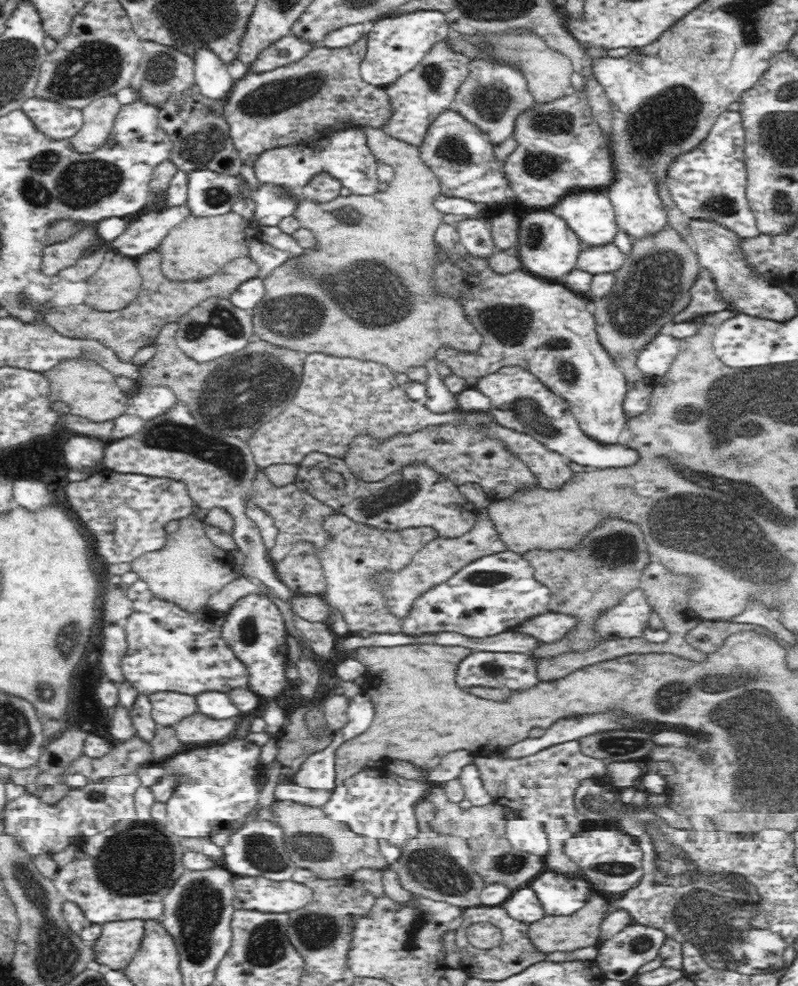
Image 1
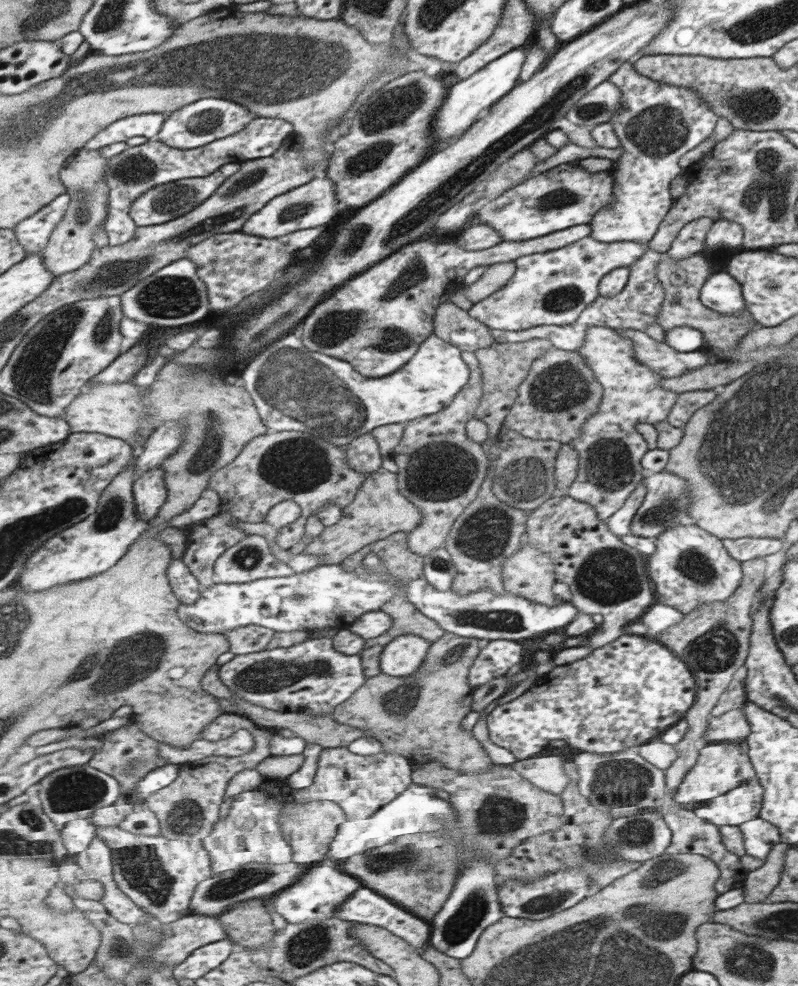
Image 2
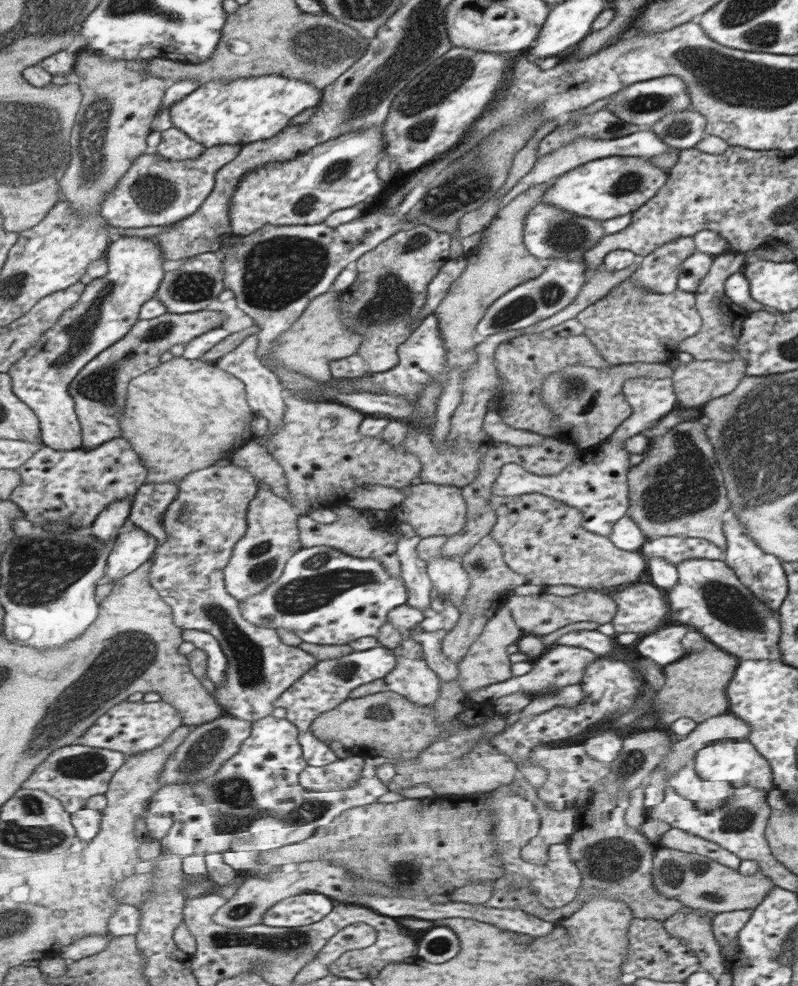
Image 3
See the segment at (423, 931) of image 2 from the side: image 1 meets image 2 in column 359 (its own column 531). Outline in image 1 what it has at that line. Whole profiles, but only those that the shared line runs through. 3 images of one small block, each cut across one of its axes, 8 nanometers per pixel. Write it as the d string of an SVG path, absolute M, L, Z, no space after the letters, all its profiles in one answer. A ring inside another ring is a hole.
M524 888L518 890L516 894L512 894L510 900L506 900L502 904L502 908L508 912L508 916L516 922L524 922L528 926L540 922L542 918L546 918L548 914L544 912L544 906L540 904L540 898L536 896L536 892L532 888Z

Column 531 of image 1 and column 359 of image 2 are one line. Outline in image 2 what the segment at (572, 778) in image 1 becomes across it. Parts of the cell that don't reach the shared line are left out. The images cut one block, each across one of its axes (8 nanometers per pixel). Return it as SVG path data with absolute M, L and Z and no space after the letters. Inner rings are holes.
M329 746L321 754L319 772L313 786L293 790L293 794L303 802L337 802L347 812L349 820L365 820L407 790L415 774L417 772L411 772L401 756L385 754L383 750L375 756L357 756L349 748Z

